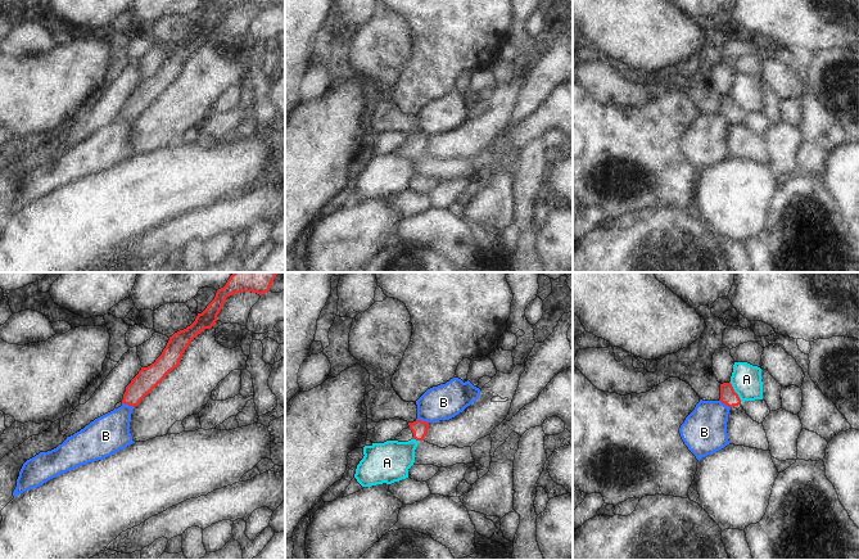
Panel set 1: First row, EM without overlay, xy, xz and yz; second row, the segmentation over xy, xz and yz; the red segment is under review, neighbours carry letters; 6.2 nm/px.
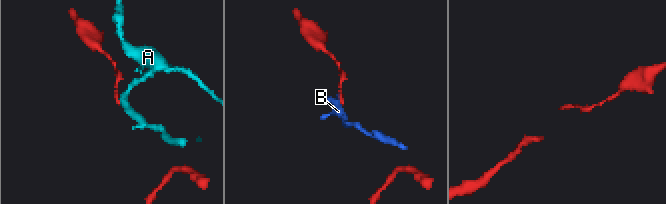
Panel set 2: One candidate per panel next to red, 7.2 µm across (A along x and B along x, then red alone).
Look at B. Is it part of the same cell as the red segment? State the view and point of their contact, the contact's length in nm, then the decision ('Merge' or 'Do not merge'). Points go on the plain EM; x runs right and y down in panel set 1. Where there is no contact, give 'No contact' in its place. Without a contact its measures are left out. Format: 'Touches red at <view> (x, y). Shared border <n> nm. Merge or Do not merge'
Touches red at xz (421, 132). Shared border 80 nm. Do not merge

